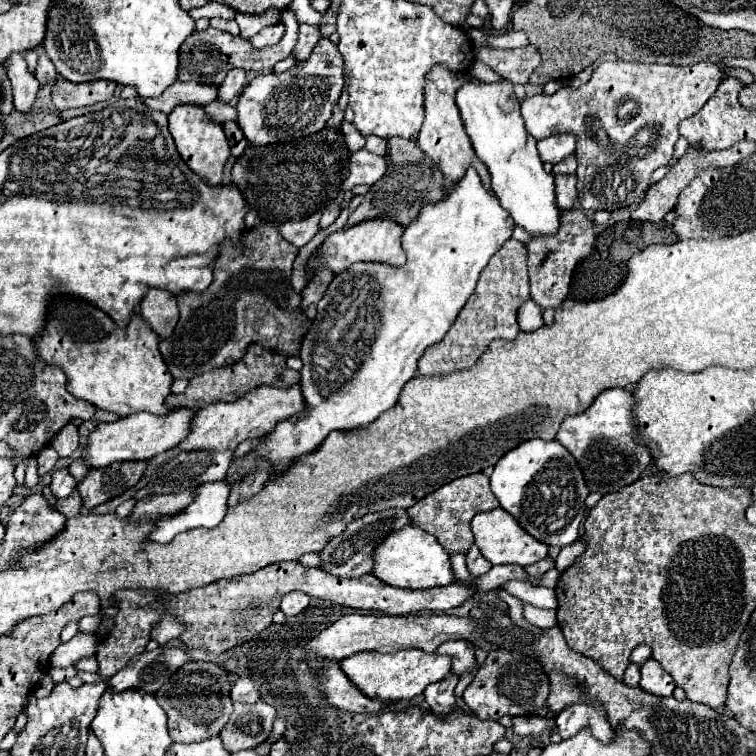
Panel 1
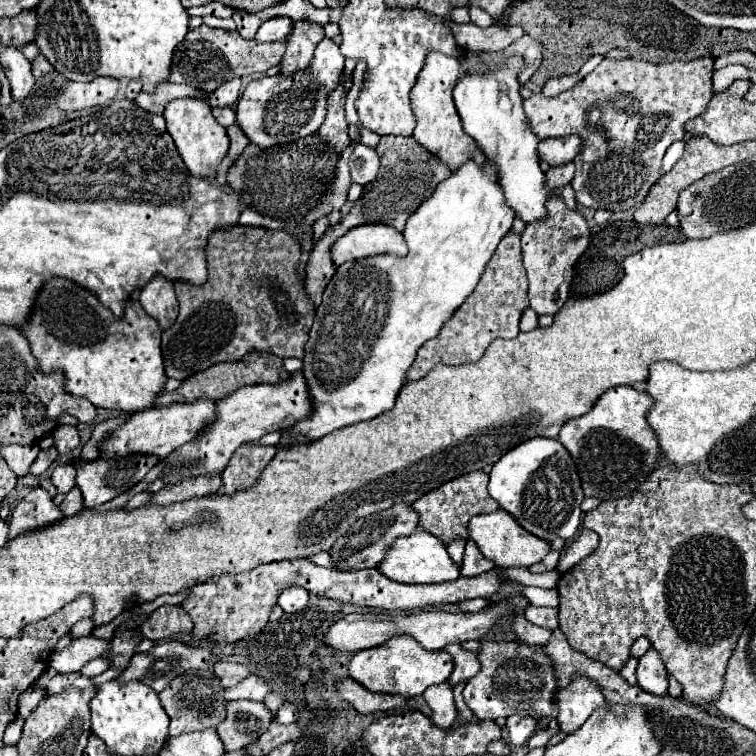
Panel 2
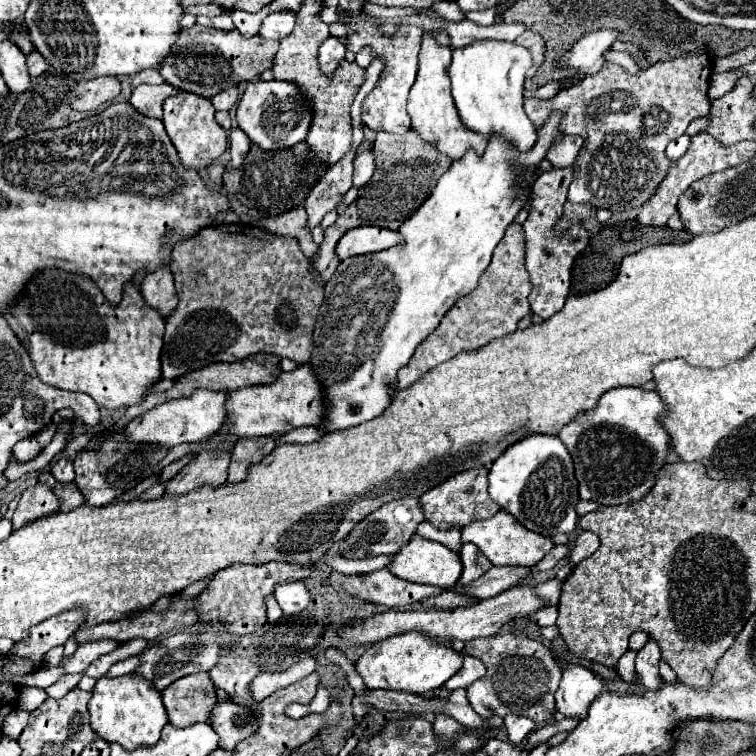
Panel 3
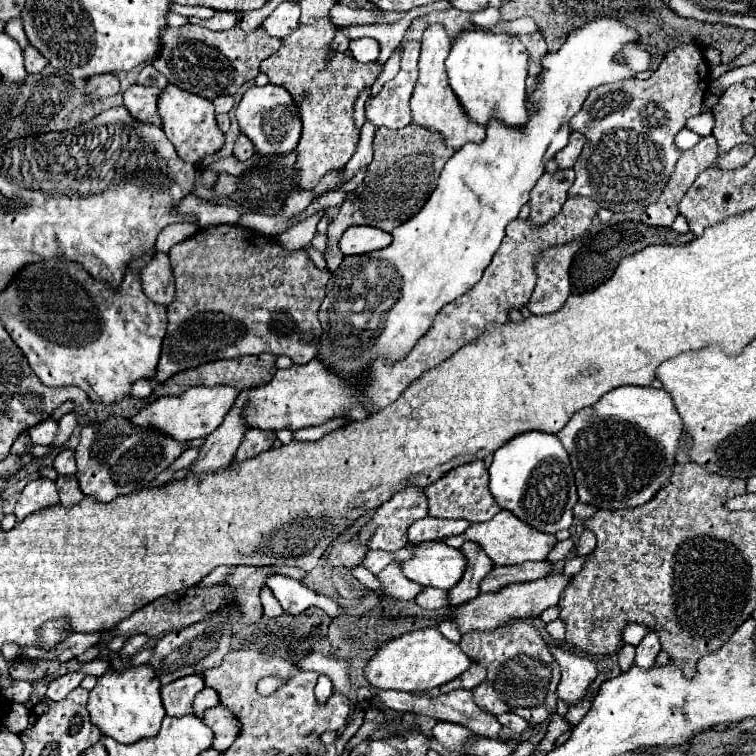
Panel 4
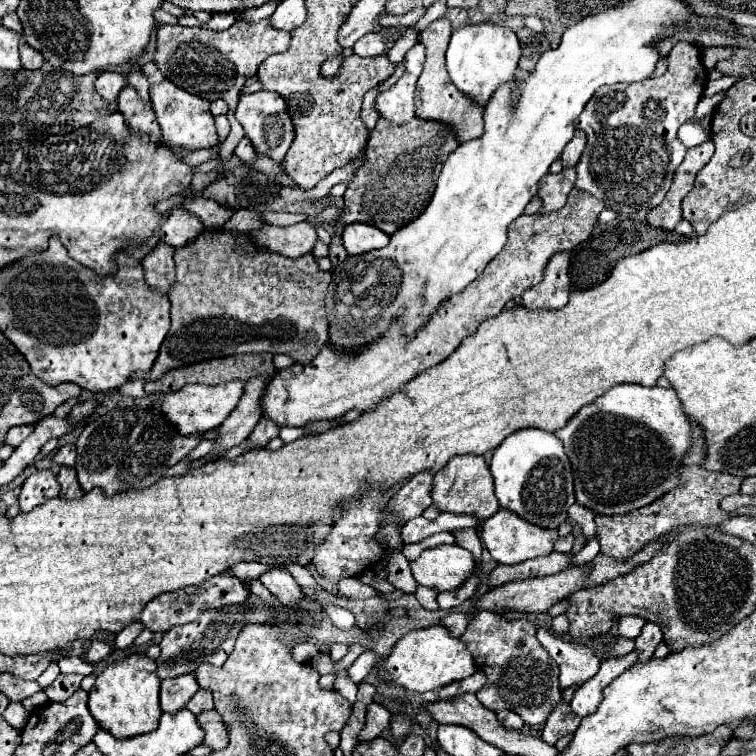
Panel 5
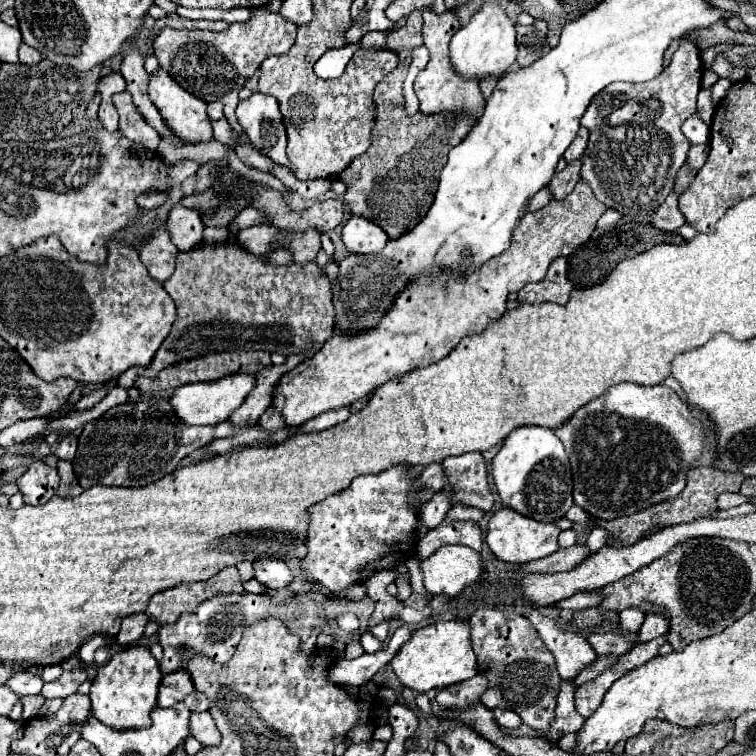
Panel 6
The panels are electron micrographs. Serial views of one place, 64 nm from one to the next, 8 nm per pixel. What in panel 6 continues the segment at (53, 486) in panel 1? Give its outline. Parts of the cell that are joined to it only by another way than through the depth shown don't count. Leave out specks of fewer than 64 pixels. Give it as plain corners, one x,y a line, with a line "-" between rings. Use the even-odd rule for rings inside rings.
64,436
62,442
54,448
54,454
58,460
72,460
76,452
76,438
74,436

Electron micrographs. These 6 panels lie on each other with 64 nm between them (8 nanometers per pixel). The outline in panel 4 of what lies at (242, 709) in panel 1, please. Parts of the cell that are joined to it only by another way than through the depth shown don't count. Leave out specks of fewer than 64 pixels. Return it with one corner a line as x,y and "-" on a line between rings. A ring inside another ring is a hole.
218,704
216,708
208,708
202,716
202,722
214,730
212,746
220,752
226,752
240,734
240,722
236,720
234,712
228,712
228,708
222,708
222,704

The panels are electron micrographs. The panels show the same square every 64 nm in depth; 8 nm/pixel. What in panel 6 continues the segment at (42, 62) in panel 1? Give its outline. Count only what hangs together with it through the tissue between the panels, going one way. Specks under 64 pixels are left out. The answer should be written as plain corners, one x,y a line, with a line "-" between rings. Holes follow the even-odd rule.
20,44
20,62
22,64
26,64
26,66
34,66
34,64
38,64
42,60
42,54
38,52
38,50
34,50
34,48
30,48
28,44

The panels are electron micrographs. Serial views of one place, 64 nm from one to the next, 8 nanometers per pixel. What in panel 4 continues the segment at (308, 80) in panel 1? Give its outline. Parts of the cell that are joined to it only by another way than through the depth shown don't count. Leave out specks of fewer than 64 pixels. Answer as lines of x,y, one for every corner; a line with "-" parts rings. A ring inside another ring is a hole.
338,30
336,36
332,38
332,42
328,44
328,50
330,50
330,56
336,54
336,52
346,52
348,50
348,40
344,38
344,34
-
266,84
266,86
250,86
240,104
236,106
236,120
240,124
240,130
252,140
256,150
260,154
288,154
296,148
300,140
300,116
296,102
292,100
290,92
286,88
280,88
278,84

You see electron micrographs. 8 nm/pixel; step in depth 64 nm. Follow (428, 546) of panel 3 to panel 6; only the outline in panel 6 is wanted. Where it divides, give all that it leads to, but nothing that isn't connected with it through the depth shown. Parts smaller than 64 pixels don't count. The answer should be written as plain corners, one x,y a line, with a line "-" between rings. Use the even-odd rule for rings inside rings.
440,546
432,556
420,560
422,580
430,594
456,598
482,574
482,558
468,546

